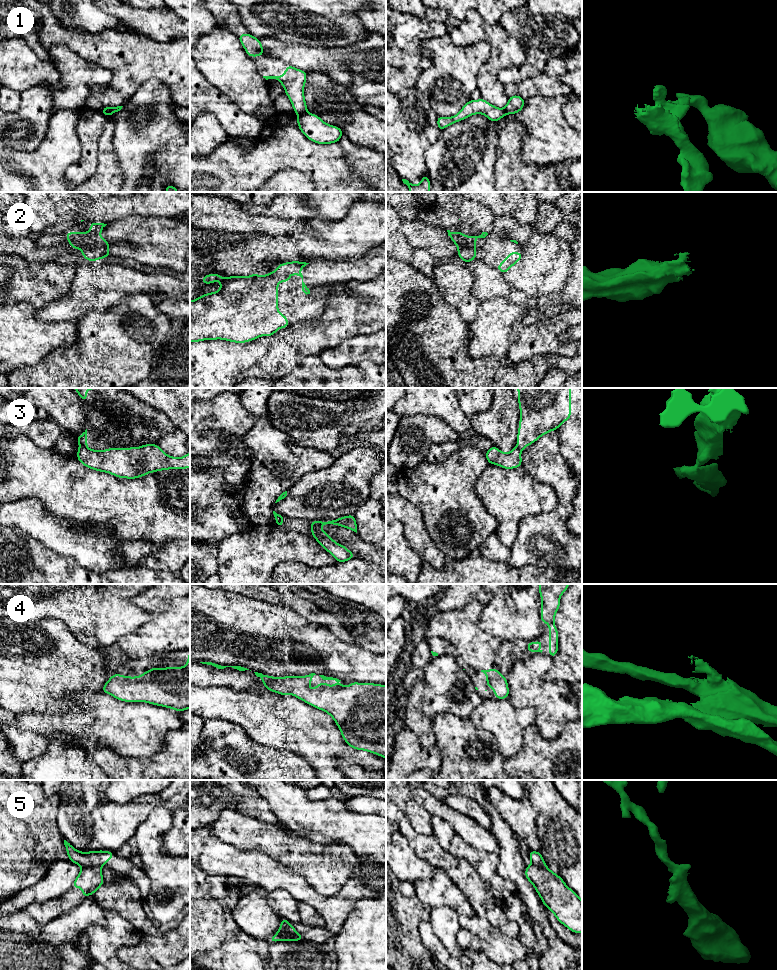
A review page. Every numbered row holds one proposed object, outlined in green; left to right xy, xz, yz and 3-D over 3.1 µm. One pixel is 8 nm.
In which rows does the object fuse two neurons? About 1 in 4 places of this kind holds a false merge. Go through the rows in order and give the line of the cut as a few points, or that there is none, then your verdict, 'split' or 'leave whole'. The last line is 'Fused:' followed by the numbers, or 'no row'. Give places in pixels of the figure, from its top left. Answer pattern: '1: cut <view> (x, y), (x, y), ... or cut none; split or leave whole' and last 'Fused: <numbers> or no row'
1: cut xz (306, 112), (298, 115); split
2: cut none; leave whole
3: cut xy (80, 445), (86, 447); split
4: cut none; leave whole
5: cut xy (100, 866), (82, 867); split
Fused: 1, 3, 5

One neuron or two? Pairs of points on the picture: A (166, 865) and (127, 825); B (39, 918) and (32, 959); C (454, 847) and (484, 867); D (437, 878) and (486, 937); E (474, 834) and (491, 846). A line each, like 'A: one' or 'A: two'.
A: two
B: two
C: one
D: one
E: one

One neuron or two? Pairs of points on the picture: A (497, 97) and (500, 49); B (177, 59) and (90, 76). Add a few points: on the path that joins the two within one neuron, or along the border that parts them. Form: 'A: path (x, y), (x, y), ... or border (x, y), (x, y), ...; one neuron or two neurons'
A: path (492, 85), (492, 68), (497, 61); one neuron
B: border (90, 61), (111, 72), (111, 79), (106, 85); two neurons

